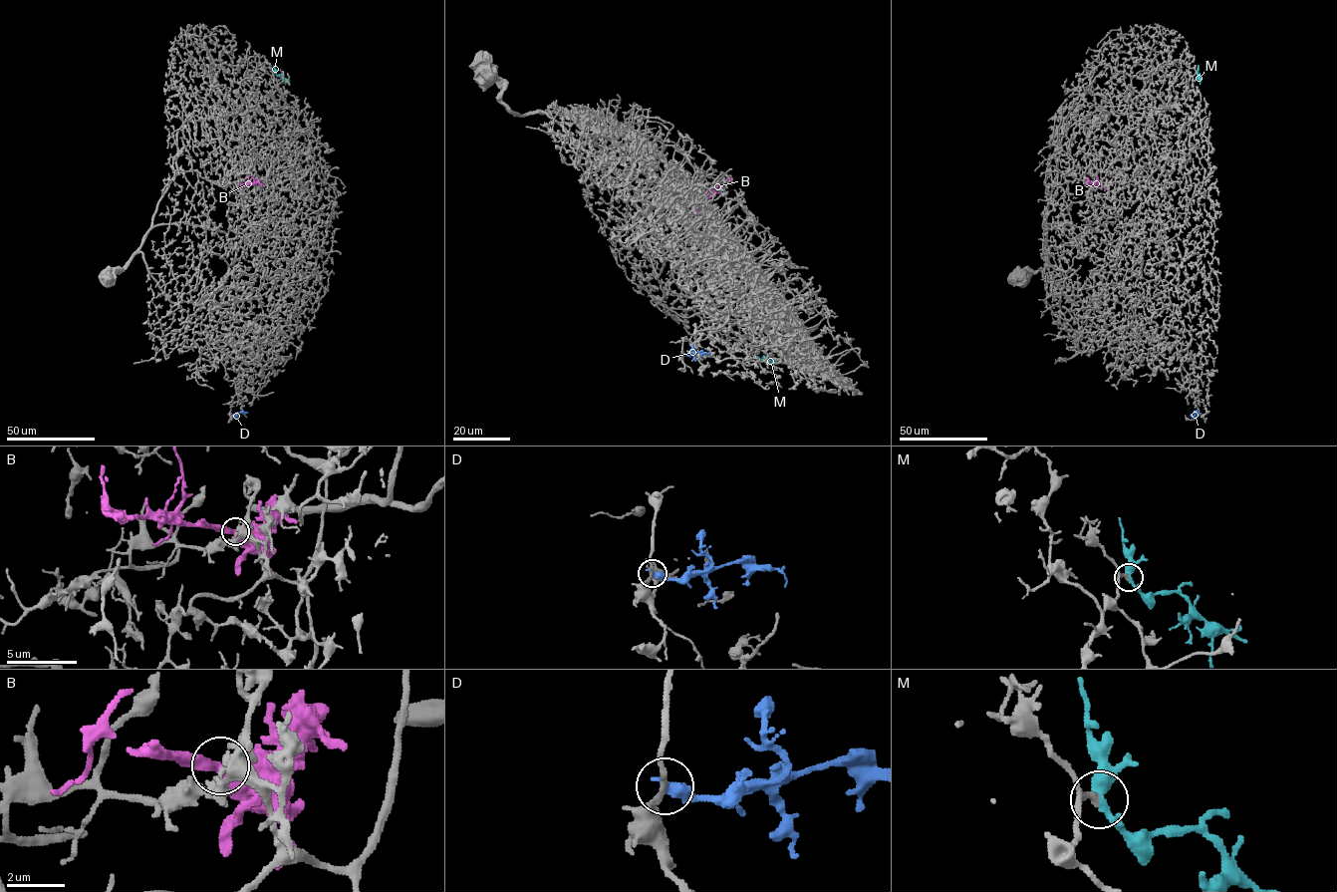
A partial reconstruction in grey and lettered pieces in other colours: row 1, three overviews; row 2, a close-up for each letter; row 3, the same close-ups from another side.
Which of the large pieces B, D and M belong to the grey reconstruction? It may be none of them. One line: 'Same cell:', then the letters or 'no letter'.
Same cell: M

